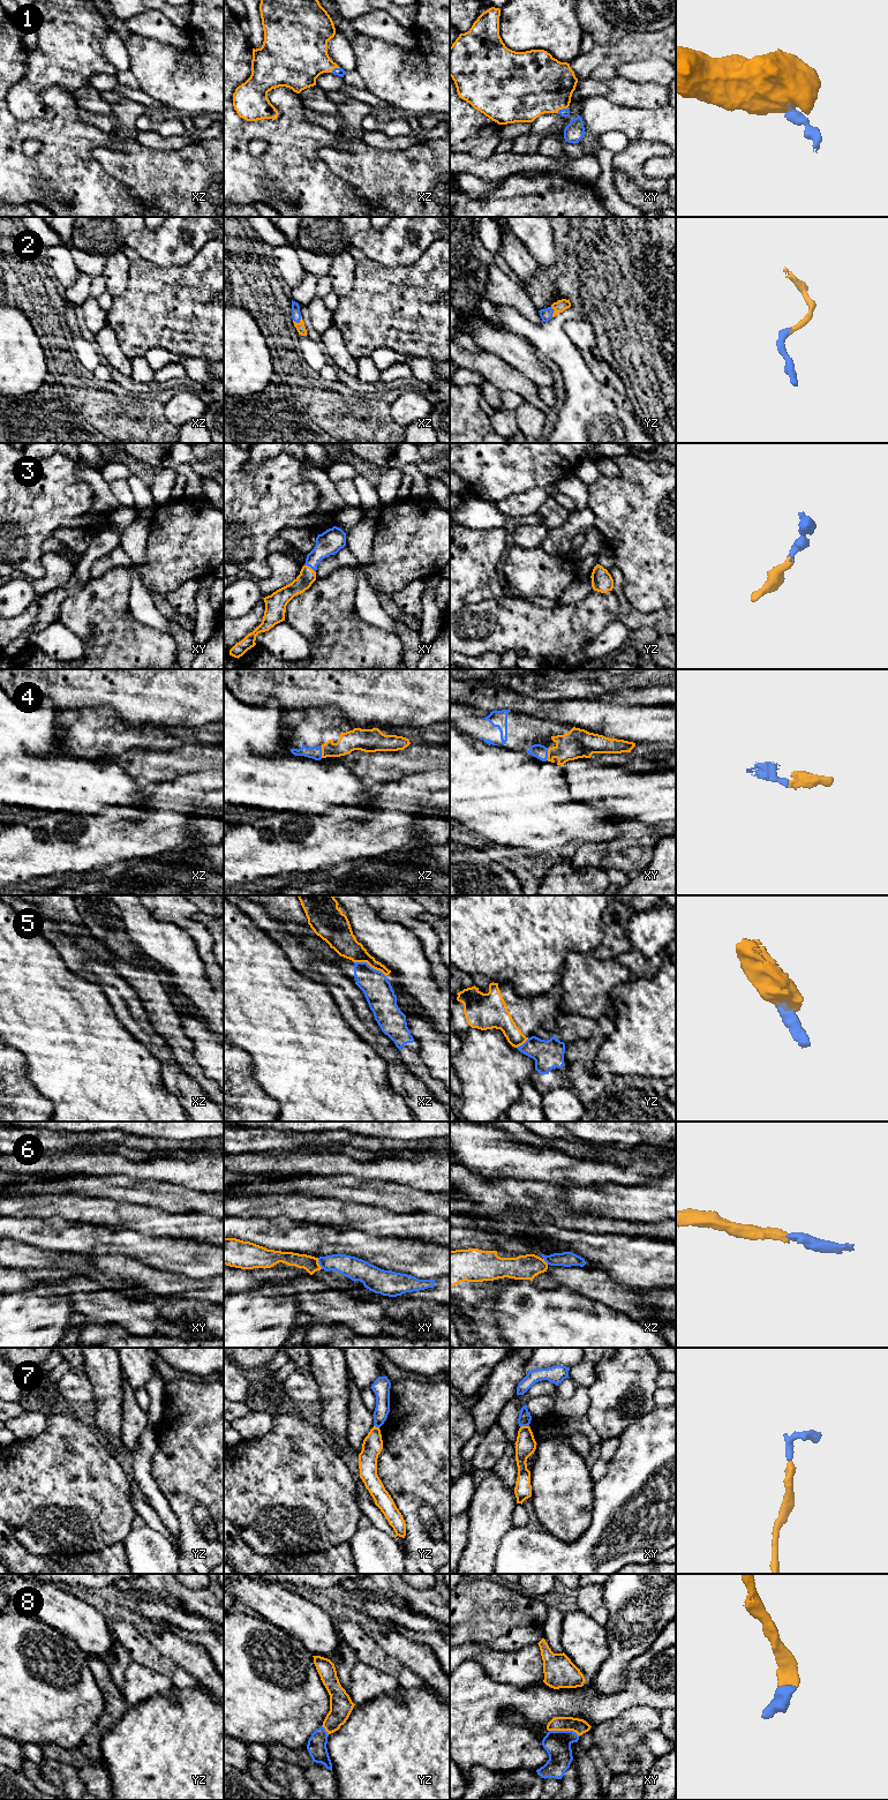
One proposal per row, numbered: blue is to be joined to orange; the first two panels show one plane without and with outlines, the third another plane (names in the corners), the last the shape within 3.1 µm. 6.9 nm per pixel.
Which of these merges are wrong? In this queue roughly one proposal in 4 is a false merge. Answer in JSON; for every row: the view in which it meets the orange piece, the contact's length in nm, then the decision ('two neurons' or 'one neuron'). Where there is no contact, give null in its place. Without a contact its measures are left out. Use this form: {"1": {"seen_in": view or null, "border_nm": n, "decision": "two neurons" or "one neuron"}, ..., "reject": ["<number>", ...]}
{"1": {"seen_in": "xy", "border_nm": 90, "decision": "one neuron"}, "2": {"seen_in": "xz", "border_nm": 70, "decision": "one neuron"}, "3": {"seen_in": "xy", "border_nm": 100, "decision": "one neuron"}, "4": {"seen_in": "xz", "border_nm": 90, "decision": "one neuron"}, "5": {"seen_in": "xz", "border_nm": 240, "decision": "two neurons"}, "6": {"seen_in": "xy", "border_nm": 90, "decision": "two neurons"}, "7": {"seen_in": "xy", "border_nm": 70, "decision": "one neuron"}, "8": {"seen_in": "xy", "border_nm": 220, "decision": "one neuron"}, "reject": ["5", "6"]}

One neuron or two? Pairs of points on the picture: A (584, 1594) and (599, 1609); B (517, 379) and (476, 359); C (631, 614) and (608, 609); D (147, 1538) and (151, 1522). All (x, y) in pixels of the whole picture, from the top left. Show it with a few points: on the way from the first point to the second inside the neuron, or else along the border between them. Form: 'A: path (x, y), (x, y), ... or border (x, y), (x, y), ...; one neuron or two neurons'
A: path (587, 1597), (595, 1605); one neuron
B: path (506, 377), (487, 364); one neuron
C: border (612, 590), (618, 602), (619, 617); two neurons
D: border (147, 1524), (167, 1536); two neurons

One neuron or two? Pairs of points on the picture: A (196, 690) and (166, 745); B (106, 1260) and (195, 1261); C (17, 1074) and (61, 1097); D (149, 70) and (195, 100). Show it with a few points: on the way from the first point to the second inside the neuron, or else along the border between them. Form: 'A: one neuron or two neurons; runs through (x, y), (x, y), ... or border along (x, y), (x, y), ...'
A: two neurons; border along (200, 726), (174, 725), (153, 726), (151, 728)
B: two neurons; border along (112, 1253), (128, 1255), (164, 1270)
C: two neurons; border along (22, 1054), (27, 1063), (27, 1079), (47, 1099)
D: one neuron; runs through (160, 74), (168, 82), (183, 89)

